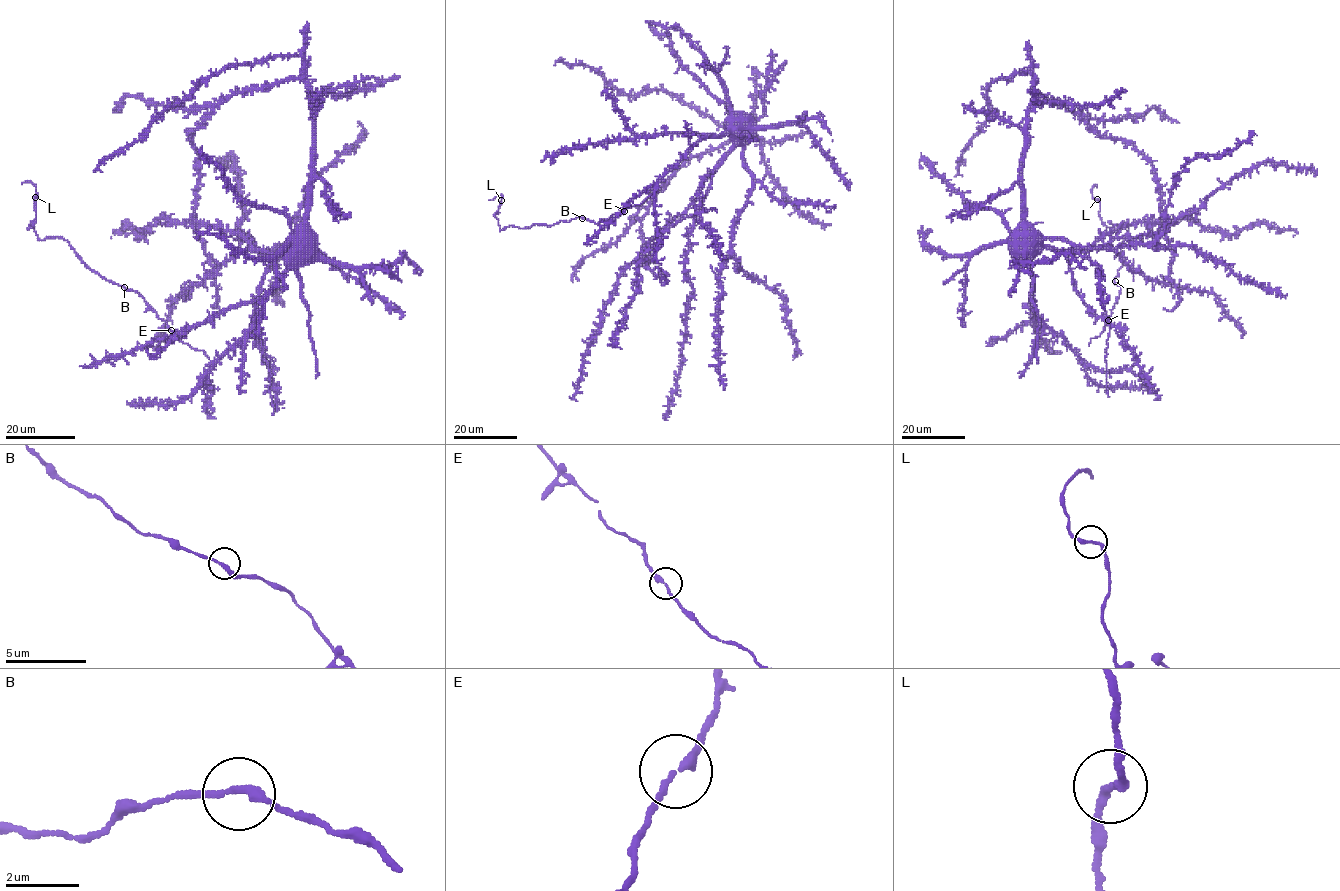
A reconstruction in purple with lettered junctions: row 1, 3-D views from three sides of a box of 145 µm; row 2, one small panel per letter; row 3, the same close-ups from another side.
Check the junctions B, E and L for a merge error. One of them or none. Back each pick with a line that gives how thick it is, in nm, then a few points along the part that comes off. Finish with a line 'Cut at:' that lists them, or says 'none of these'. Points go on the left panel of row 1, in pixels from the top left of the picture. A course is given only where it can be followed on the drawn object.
Cut at: none of these

